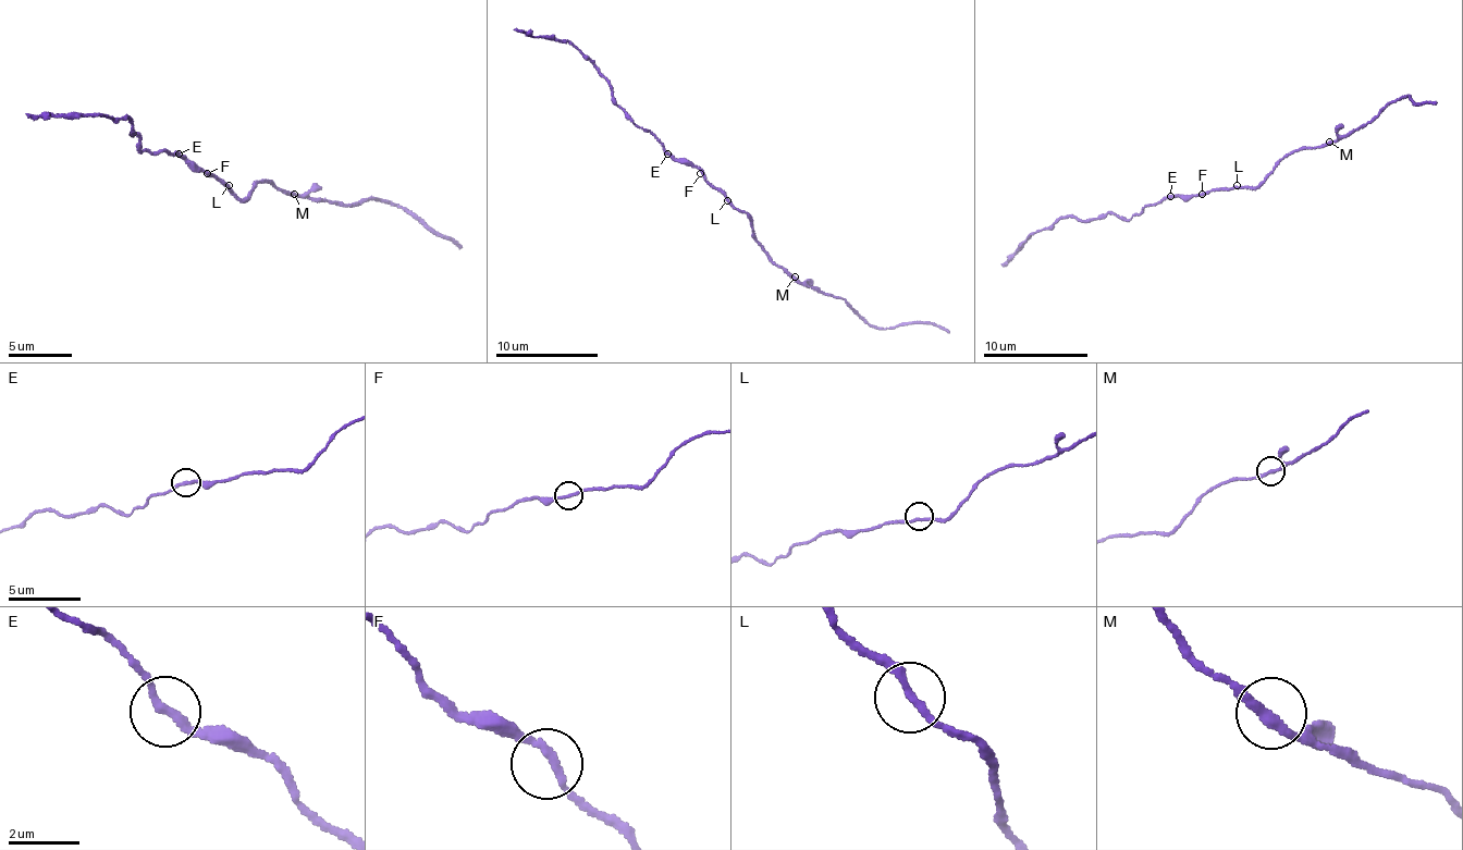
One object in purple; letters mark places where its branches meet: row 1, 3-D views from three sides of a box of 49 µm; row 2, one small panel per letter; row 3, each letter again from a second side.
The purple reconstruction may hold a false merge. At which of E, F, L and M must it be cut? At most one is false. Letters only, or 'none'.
E

